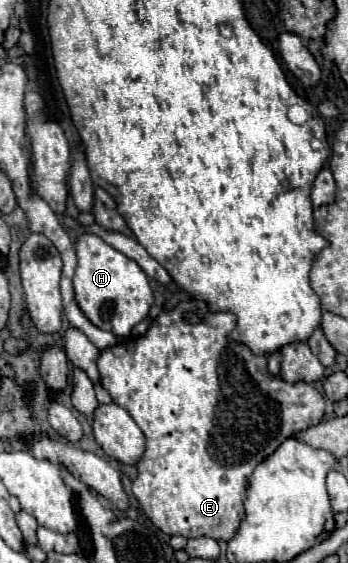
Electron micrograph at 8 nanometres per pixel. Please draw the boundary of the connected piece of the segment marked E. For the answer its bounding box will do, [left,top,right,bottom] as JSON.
[98,301,324,541]

